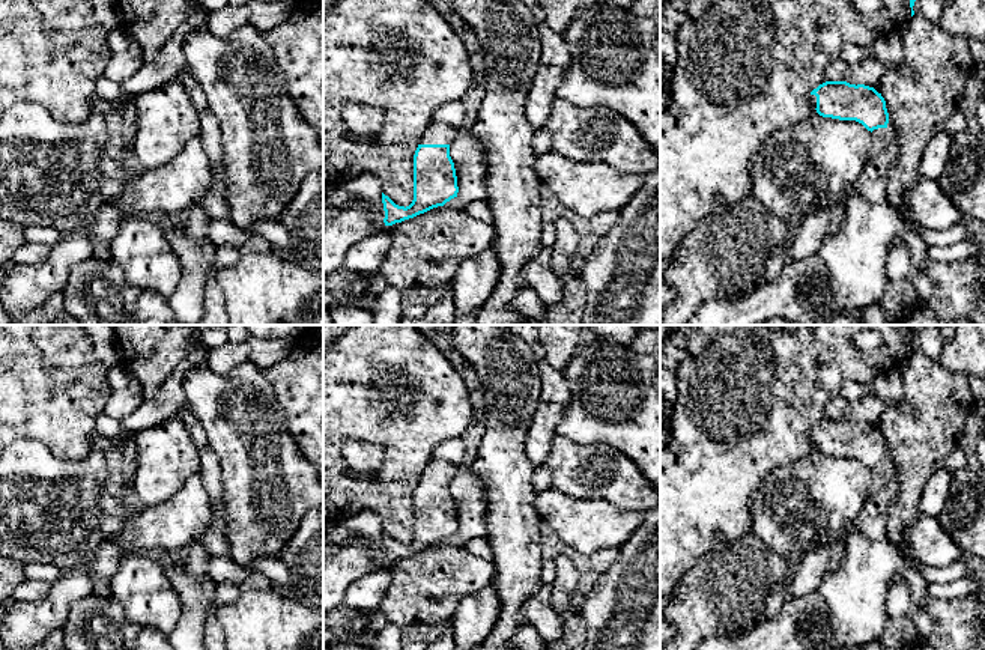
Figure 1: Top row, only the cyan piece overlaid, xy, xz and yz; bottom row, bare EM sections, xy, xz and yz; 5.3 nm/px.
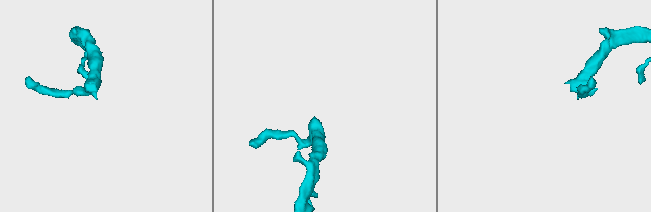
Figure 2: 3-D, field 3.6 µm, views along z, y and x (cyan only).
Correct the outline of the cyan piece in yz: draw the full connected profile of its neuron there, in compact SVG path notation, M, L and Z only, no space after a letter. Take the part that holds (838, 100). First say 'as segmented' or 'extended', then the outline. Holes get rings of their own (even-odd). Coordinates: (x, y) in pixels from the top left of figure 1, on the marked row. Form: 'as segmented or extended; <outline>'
extended; M826 81L811 92L808 102L823 117L856 120L871 132L889 123L884 98L865 84Z

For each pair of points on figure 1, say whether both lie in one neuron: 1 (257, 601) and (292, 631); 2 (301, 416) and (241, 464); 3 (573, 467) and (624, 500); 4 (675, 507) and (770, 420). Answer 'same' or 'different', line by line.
1: same
2: different
3: same
4: same

